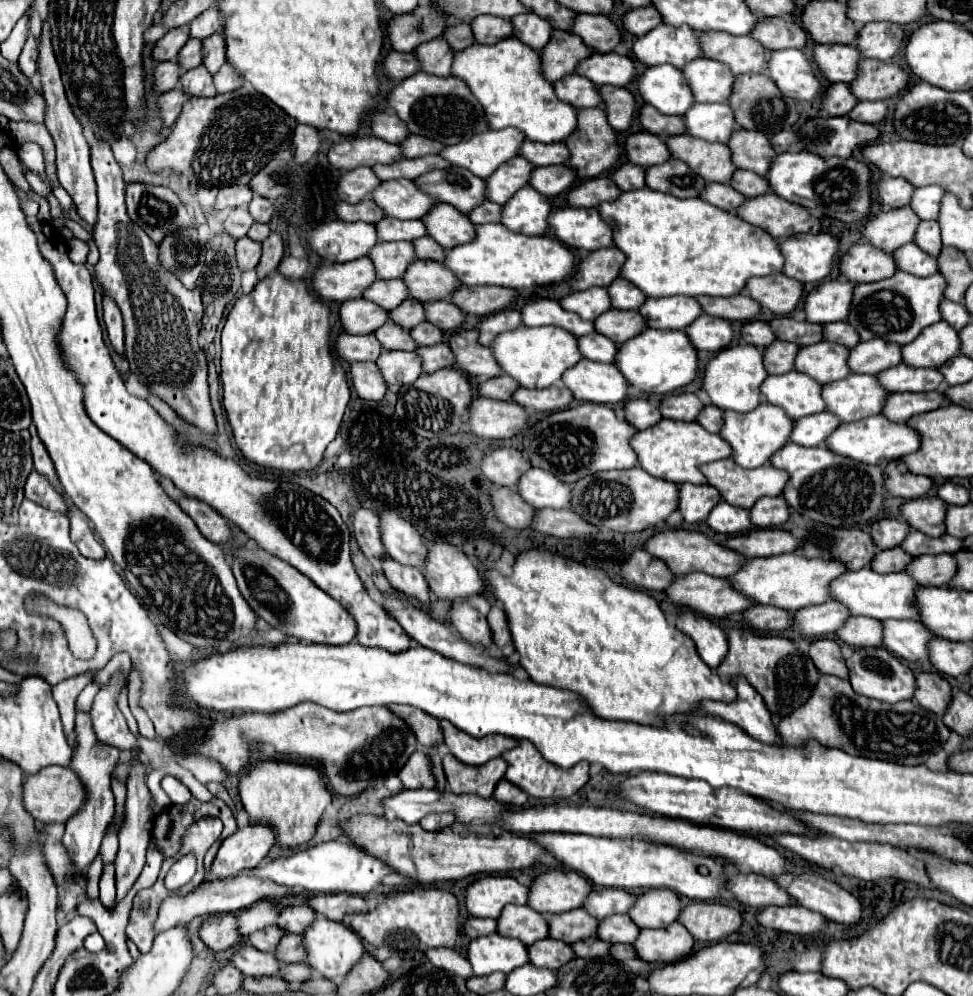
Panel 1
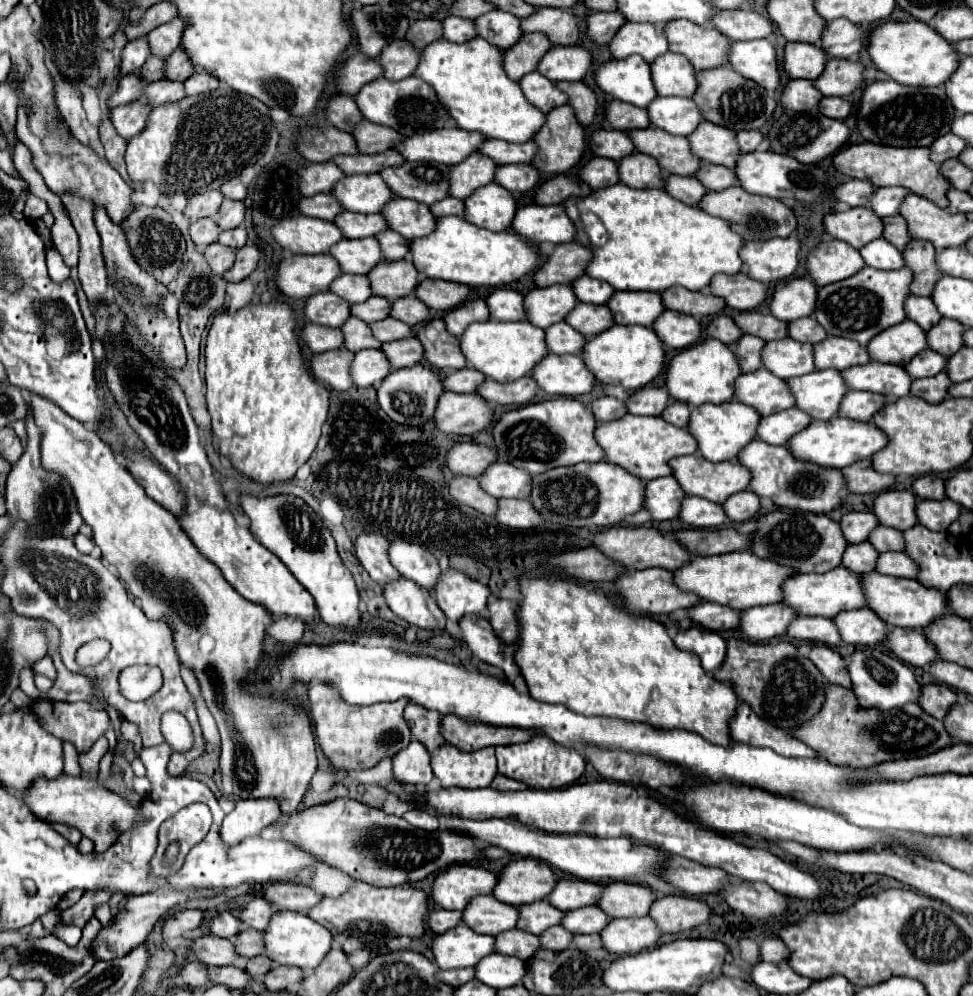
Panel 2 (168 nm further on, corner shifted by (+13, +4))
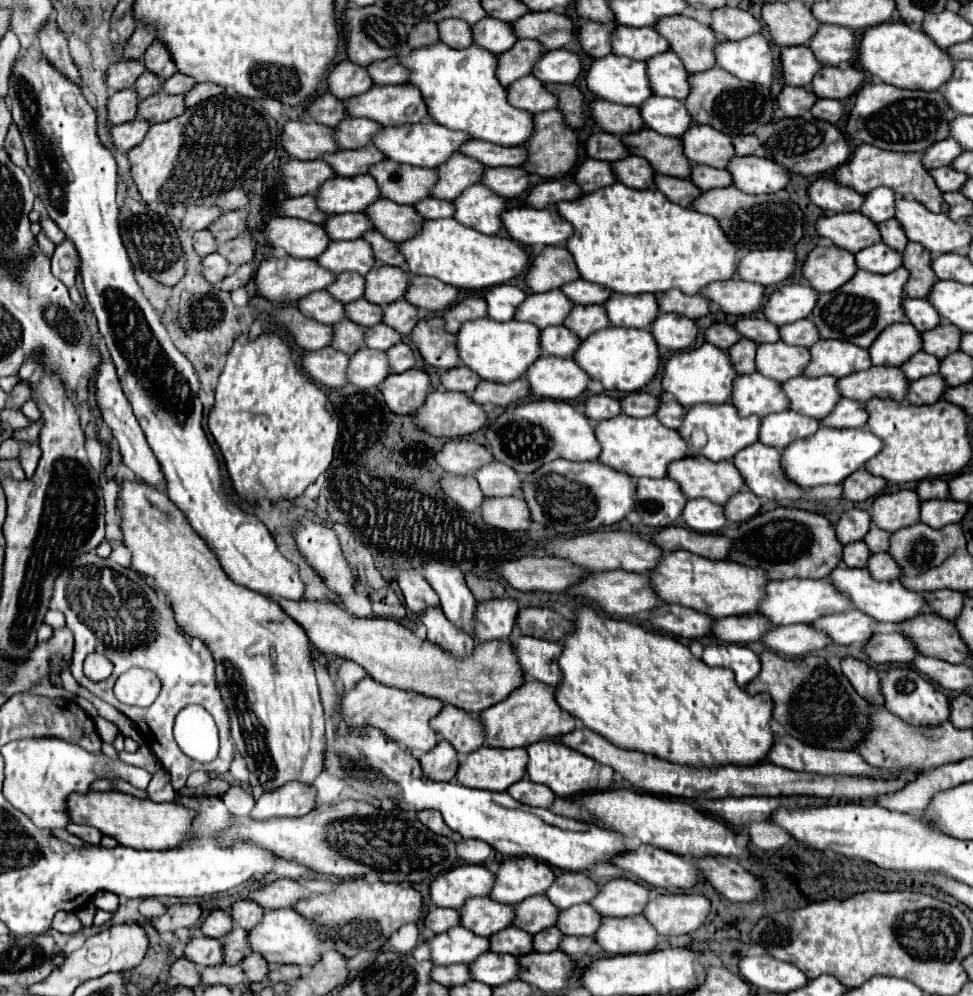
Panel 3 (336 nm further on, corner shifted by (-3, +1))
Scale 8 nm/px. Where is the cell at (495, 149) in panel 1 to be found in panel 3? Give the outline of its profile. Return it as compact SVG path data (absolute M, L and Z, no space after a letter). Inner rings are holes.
M414 123L412 127L384 127L384 135L376 135L376 147L384 151L392 161L410 163L418 167L440 167L452 155L460 153L460 147L468 143L472 137L464 131L452 131L438 123Z

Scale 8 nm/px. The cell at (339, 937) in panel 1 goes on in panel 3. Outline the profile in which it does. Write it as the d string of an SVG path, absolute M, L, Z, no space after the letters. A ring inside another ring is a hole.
M276 909L276 911L266 911L264 919L260 925L256 925L250 931L252 939L252 951L258 951L268 959L268 963L276 965L302 965L302 967L312 967L314 963L320 961L320 925L312 923L312 919L306 919L302 915L296 915L294 909Z

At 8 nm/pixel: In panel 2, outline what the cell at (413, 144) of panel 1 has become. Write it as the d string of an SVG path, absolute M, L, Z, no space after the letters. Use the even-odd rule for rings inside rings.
M364 120L364 124L360 124L360 128L356 128L356 132L352 132L352 136L356 140L358 152L362 152L362 154L384 152L400 140L400 134L396 130L384 128L380 124L372 124L368 120Z

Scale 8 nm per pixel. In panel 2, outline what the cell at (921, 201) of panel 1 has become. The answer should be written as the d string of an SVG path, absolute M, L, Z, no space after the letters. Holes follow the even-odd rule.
M876 188L876 192L872 192L872 202L868 202L868 206L880 218L894 216L898 214L900 202L906 194L910 194L906 188Z

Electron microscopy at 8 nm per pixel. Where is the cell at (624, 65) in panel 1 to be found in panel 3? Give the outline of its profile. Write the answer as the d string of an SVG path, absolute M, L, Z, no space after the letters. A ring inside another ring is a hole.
M546 51L532 71L544 83L576 83L582 75L582 59L568 51Z

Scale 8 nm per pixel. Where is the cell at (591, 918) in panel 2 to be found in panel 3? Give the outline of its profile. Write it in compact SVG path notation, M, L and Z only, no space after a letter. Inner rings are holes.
M588 903L564 909L560 913L560 923L556 923L564 935L594 935L600 925L602 915Z

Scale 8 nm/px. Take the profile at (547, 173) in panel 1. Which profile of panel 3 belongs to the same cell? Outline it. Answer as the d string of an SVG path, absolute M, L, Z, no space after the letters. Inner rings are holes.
M494 167L486 169L482 183L504 199L514 199L528 191L530 175L524 167Z

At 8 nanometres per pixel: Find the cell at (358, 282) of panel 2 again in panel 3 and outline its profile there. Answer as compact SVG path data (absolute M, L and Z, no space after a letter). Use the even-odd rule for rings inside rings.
M340 273L336 277L334 287L330 287L328 293L332 293L342 303L352 303L352 301L364 297L364 285L366 285L366 279L362 275L356 275L356 273Z

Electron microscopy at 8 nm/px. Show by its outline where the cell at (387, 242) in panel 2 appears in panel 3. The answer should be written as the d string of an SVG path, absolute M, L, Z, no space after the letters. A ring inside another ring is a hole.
M370 231L368 235L364 235L364 239L368 243L372 243L372 251L378 261L382 261L386 265L394 265L394 267L400 267L406 263L406 257L400 255L398 243L386 239L380 231Z

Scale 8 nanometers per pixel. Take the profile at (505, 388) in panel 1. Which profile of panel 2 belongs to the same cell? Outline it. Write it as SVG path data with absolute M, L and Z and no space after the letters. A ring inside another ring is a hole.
M462 368L462 370L454 370L448 372L446 378L442 380L442 386L450 392L462 392L462 394L472 394L476 392L476 388L486 380L484 374L472 370L472 368Z

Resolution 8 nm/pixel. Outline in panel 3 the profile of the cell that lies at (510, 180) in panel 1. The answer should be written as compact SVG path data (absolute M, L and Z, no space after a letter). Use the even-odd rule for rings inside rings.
M454 155L448 163L440 165L440 187L436 187L436 197L454 201L466 187L480 181L484 165L466 155Z

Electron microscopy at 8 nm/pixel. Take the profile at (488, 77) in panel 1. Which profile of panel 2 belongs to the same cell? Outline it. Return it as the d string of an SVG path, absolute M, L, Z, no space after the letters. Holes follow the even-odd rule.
M444 38L422 50L414 76L430 84L458 128L482 132L484 138L506 142L528 142L540 130L546 116L528 104L518 82L510 80L502 68L504 52L490 46L484 38L472 38L464 44L454 44Z

